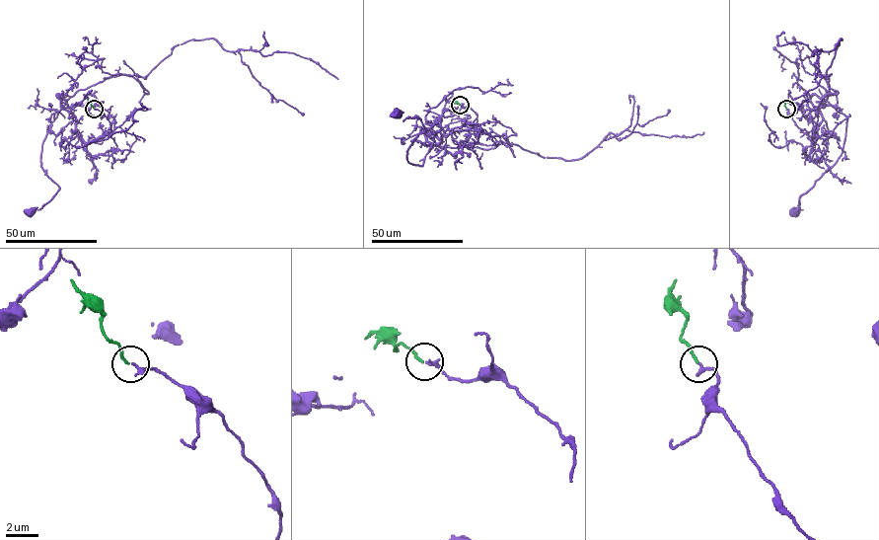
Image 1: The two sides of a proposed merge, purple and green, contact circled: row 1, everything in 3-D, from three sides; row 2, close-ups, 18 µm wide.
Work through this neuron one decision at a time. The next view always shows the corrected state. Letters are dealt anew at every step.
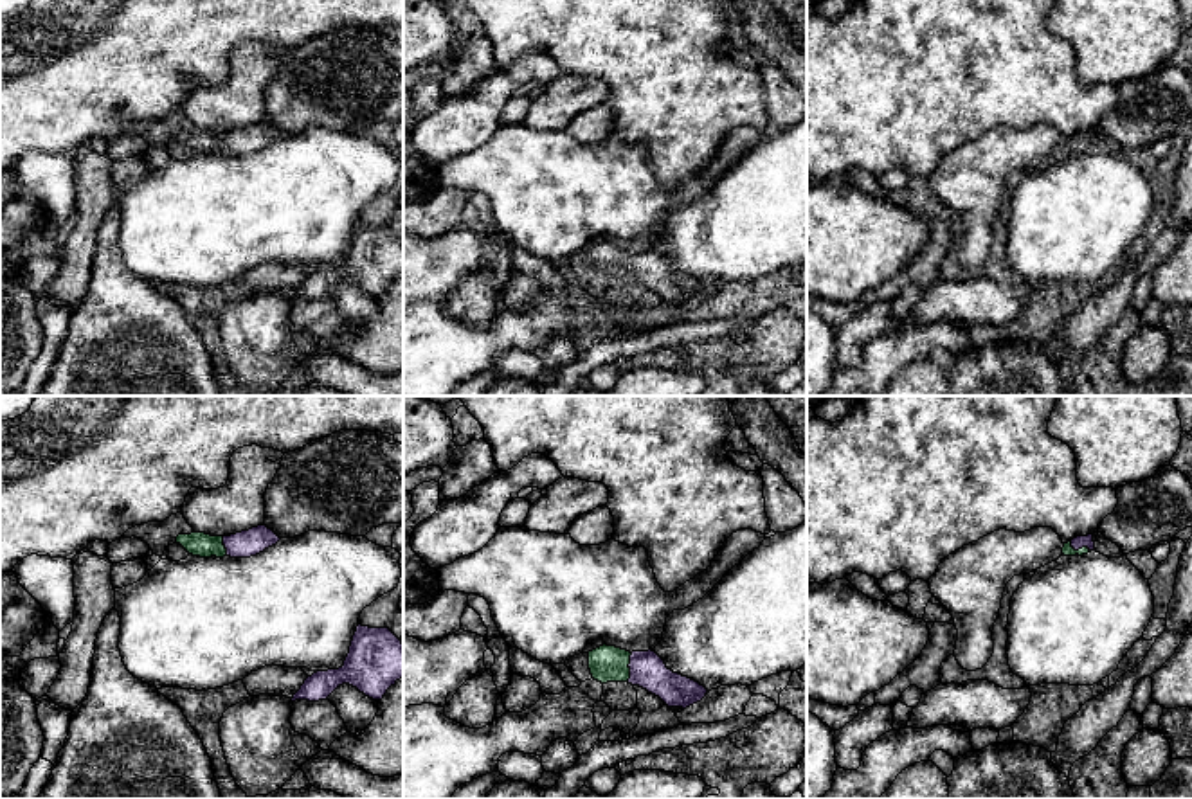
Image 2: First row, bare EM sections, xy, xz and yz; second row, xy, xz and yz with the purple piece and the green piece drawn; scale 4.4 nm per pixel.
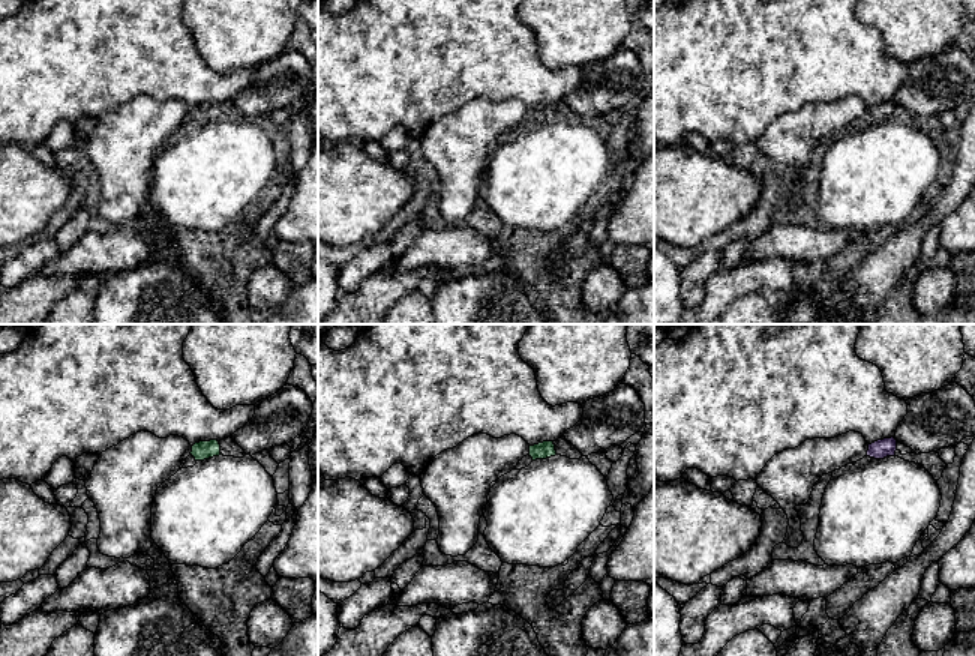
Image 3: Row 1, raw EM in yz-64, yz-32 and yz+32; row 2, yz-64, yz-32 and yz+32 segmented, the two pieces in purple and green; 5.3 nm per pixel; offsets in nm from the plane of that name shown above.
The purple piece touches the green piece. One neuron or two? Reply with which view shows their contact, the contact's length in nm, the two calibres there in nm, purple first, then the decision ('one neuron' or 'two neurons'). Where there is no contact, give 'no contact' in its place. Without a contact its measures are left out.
yz | 100 nm | 60/50 nm | one neuron

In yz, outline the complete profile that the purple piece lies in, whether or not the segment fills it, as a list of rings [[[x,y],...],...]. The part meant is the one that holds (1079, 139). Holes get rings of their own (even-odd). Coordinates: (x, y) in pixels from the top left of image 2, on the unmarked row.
[[[1093,131],[1088,133],[1077,133],[1071,139],[1064,140],[1062,144],[1062,151],[1064,153],[1082,153],[1095,148],[1095,139],[1093,139]]]

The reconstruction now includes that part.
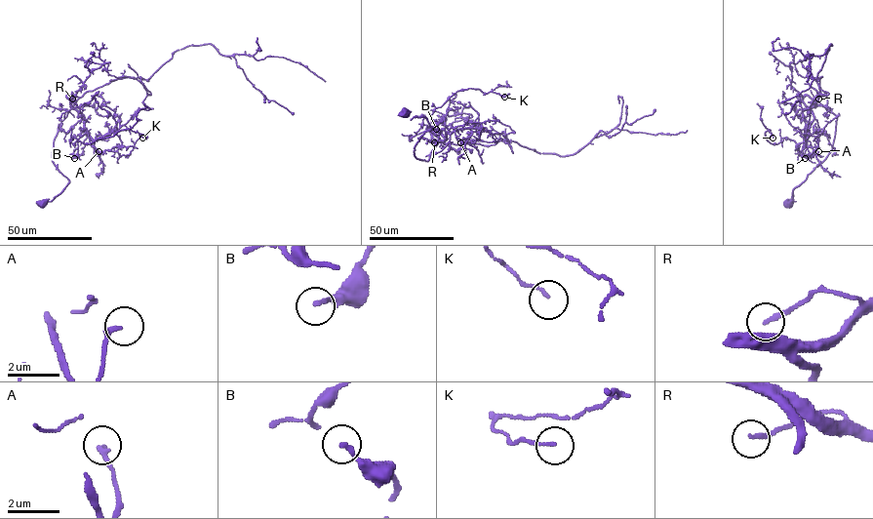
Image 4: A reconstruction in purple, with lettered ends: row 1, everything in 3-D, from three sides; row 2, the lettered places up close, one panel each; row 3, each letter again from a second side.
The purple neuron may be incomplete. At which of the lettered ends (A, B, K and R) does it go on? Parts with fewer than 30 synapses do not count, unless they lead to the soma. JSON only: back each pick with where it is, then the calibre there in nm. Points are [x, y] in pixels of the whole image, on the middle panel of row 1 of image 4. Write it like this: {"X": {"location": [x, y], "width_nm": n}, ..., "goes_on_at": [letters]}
{"goes_on_at": []}

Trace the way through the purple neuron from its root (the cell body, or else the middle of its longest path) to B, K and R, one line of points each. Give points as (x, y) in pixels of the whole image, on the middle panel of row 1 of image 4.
B: (406, 112), (431, 128), (414, 147), (417, 158), (427, 161), (437, 144), (429, 127), (446, 138), (436, 129)
K: (406, 112), (431, 128), (414, 147), (427, 161), (429, 128), (447, 133), (436, 107), (468, 88), (504, 97)
R: (406, 112), (411, 119), (424, 117), (431, 128), (416, 145), (415, 156), (427, 161), (441, 141), (434, 142)

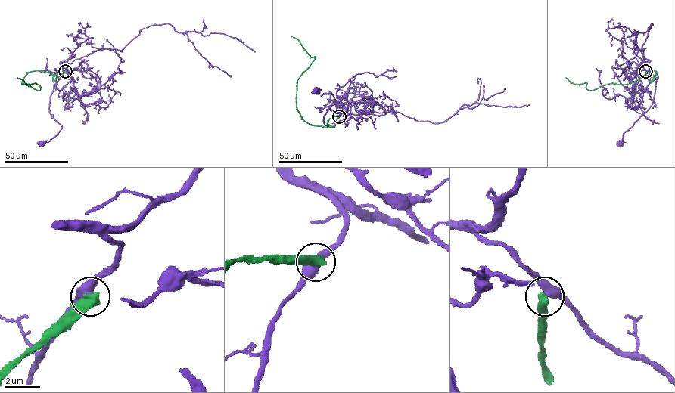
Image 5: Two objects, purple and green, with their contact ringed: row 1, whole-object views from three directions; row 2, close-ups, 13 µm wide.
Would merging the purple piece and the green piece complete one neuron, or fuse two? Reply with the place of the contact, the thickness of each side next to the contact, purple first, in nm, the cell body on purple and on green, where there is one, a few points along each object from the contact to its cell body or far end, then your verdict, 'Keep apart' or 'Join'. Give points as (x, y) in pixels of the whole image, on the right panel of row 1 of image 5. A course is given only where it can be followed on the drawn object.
Place: (645, 71). Thickness 480 nm (purple) against 650 nm. Soma of purple: (620, 143). Soma of green: none. Course of purple: (645, 71), (656, 78), (652, 103), (623, 134), (624, 142), (620, 142). Course of green: (645, 71), (648, 79), (657, 75), (652, 71), (629, 84), (592, 90), (565, 77). Keep apart

